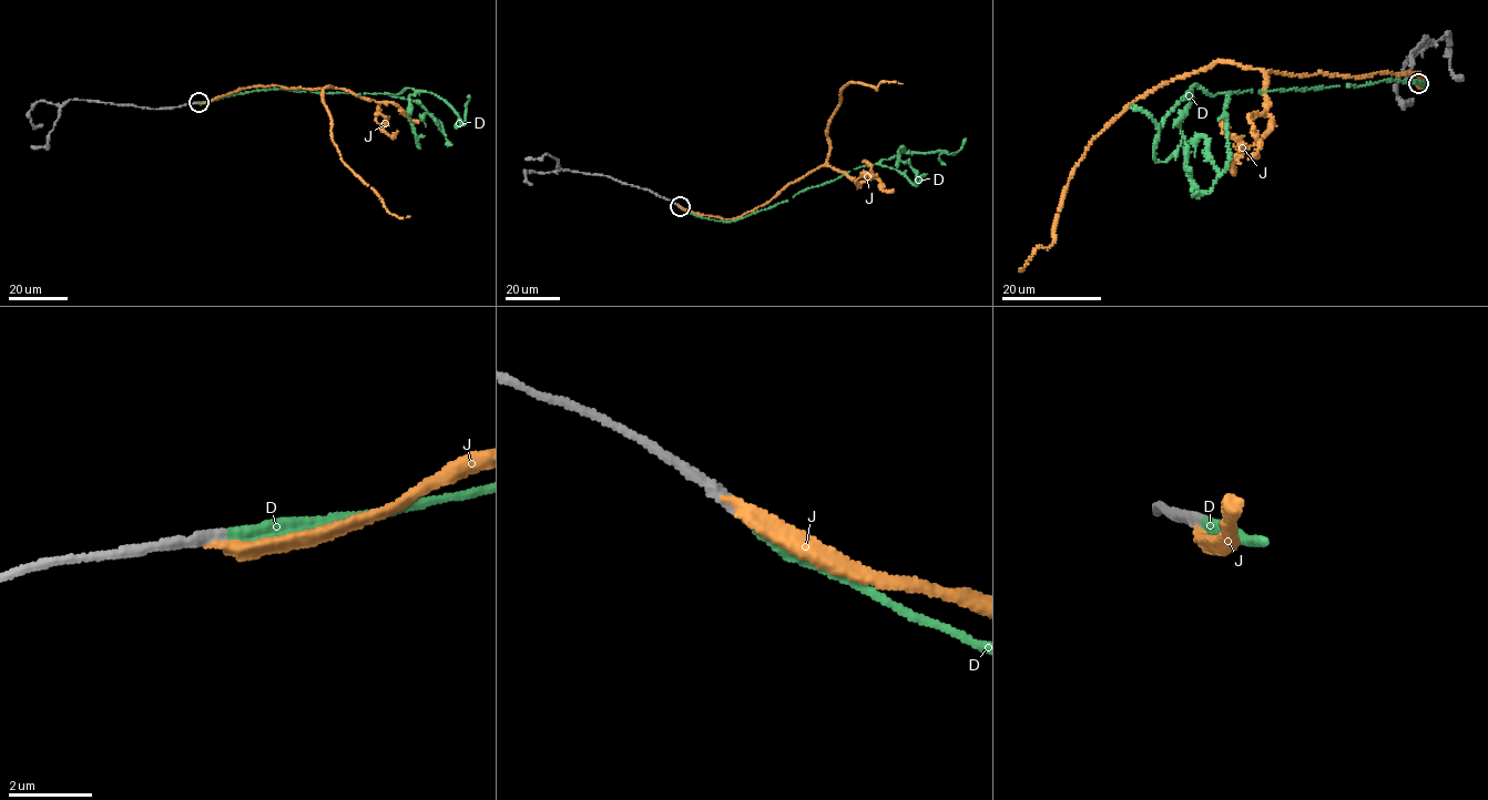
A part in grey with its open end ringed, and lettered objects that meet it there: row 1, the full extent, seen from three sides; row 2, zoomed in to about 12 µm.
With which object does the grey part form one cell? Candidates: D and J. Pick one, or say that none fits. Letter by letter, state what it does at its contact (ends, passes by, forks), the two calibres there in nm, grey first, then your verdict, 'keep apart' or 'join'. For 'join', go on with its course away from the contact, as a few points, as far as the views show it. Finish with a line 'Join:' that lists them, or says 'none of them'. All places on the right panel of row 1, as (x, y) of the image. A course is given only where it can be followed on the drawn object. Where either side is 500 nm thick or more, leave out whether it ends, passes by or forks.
D: it ends; calibres 320 and 360 nm; join; course (1418, 83), (1388, 80), (1214, 96), (1195, 84), (1169, 112), (1153, 157), (1158, 123), (1130, 104)
J: it ends; calibres 360 and 300 nm; keep apart
Join: D

